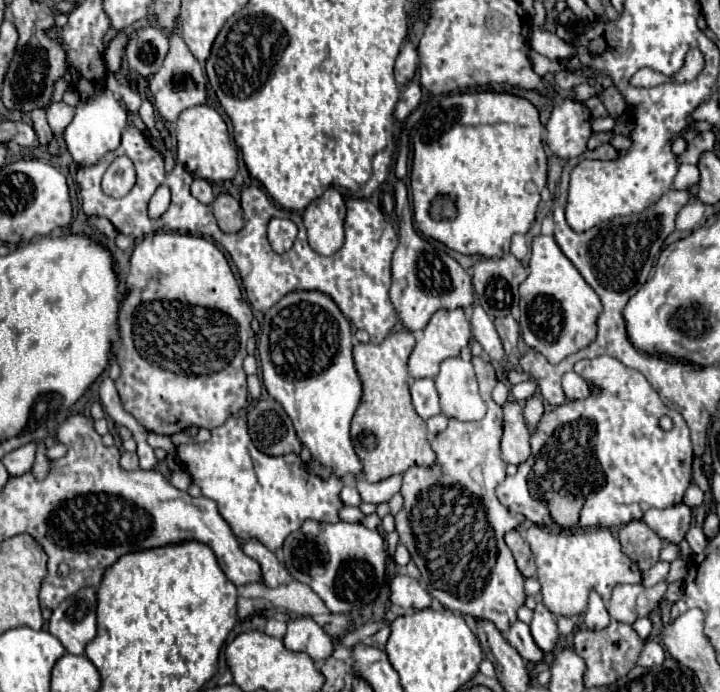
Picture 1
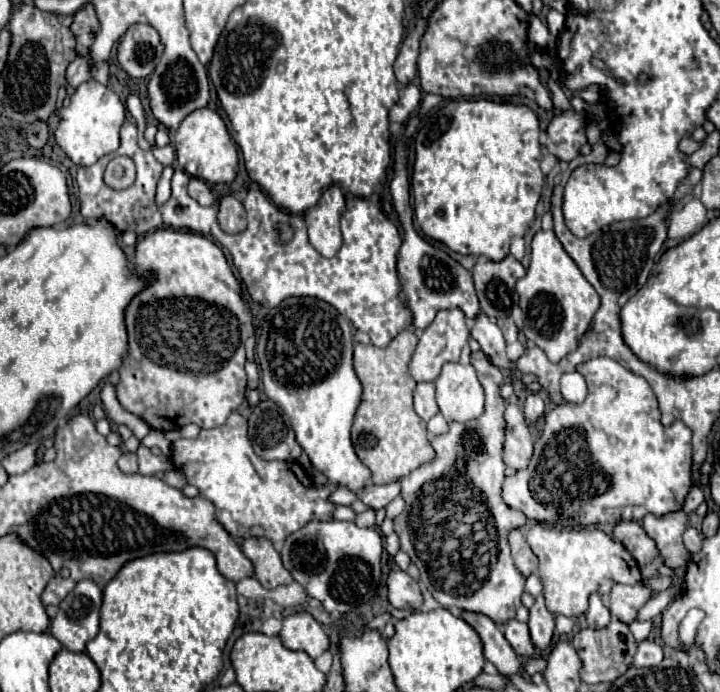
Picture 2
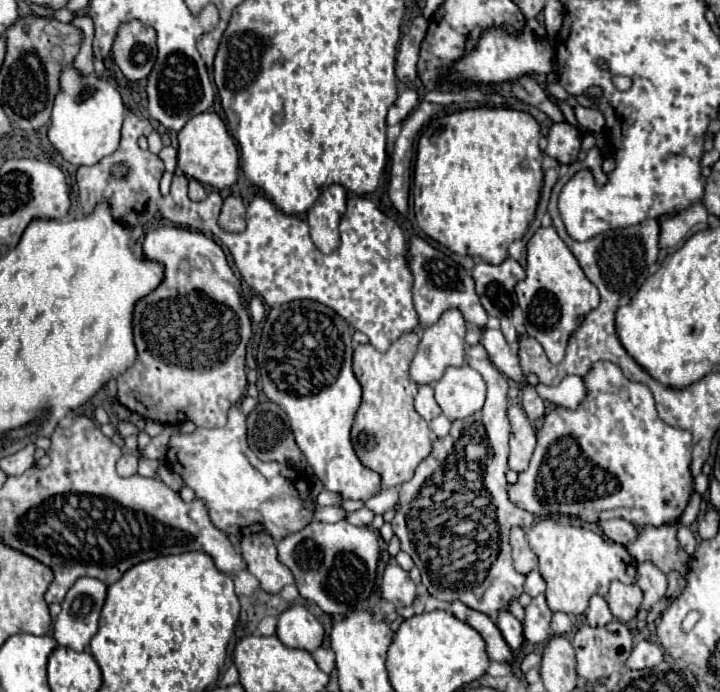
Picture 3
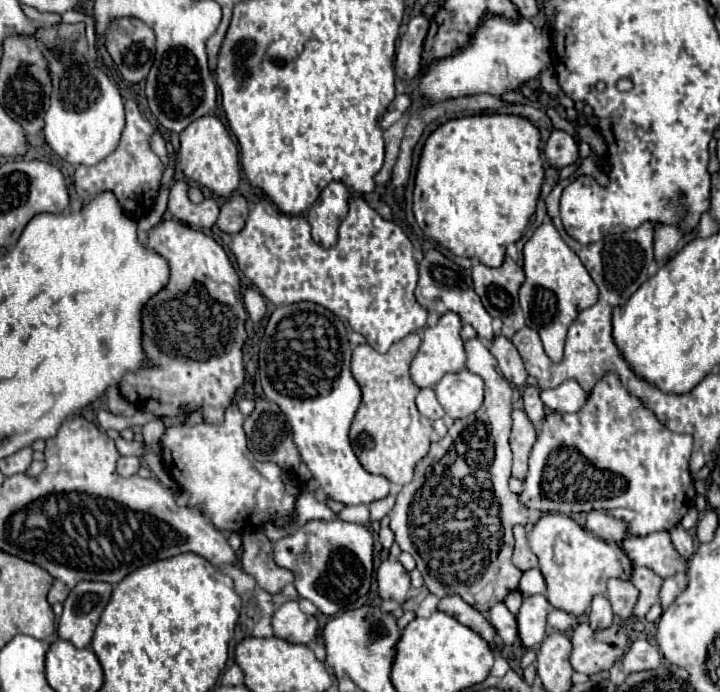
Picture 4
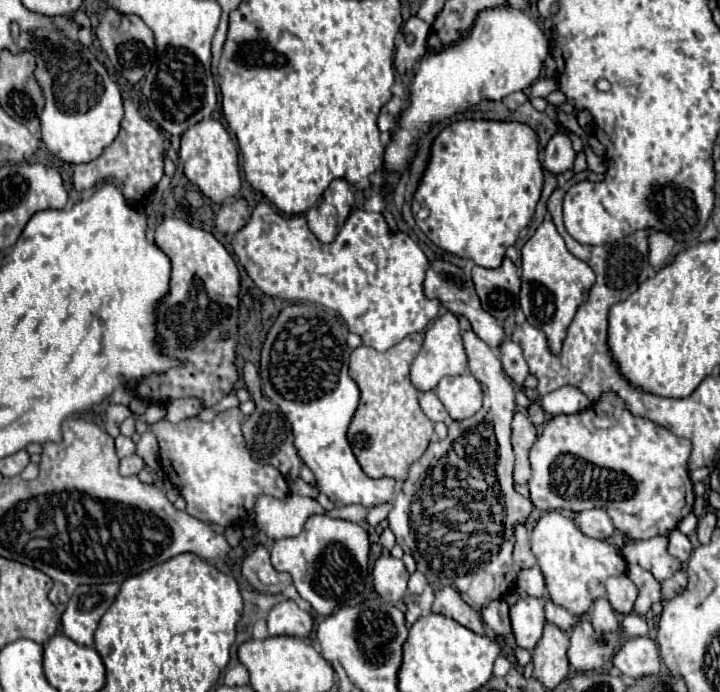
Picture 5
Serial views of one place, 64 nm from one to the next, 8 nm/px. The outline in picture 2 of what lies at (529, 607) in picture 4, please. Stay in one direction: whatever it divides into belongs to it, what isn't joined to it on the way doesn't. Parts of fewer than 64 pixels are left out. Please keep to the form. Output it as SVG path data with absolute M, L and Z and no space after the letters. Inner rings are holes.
M538 596L534 606L530 608L530 618L528 618L528 628L530 628L530 638L532 644L540 650L548 648L554 636L554 614L546 608L544 596Z

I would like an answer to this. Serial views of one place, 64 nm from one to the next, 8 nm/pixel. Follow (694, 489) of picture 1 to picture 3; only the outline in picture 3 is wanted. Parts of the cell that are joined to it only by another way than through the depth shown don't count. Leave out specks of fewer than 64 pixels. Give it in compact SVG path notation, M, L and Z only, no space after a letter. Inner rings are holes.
M694 494L694 498L690 498L690 506L686 506L686 510L684 510L682 518L680 518L680 522L682 522L684 526L690 526L690 524L698 518L698 506L700 506L700 500L702 500L700 494Z

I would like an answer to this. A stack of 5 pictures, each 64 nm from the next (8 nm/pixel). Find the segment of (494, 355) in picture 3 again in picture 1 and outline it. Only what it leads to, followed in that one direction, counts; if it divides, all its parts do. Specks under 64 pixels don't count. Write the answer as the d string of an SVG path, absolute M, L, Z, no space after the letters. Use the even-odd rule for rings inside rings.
M474 304L472 308L472 336L480 342L480 346L484 348L486 356L490 362L502 362L504 360L504 348L502 348L502 340L496 332L494 322L488 318L488 314Z

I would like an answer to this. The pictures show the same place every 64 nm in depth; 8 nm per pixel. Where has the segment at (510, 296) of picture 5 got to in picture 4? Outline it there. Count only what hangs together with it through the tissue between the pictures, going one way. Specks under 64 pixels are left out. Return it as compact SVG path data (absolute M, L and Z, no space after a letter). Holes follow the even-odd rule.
M506 256L504 264L498 268L476 264L472 268L472 280L476 294L490 316L504 318L518 310L518 290L524 282L524 274L510 256Z

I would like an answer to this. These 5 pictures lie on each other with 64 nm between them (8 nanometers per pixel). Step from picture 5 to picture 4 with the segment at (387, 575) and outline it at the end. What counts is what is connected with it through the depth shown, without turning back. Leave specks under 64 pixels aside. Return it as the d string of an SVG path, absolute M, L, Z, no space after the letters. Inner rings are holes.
M384 560L376 572L376 582L382 600L404 604L410 590L410 574L398 560Z

